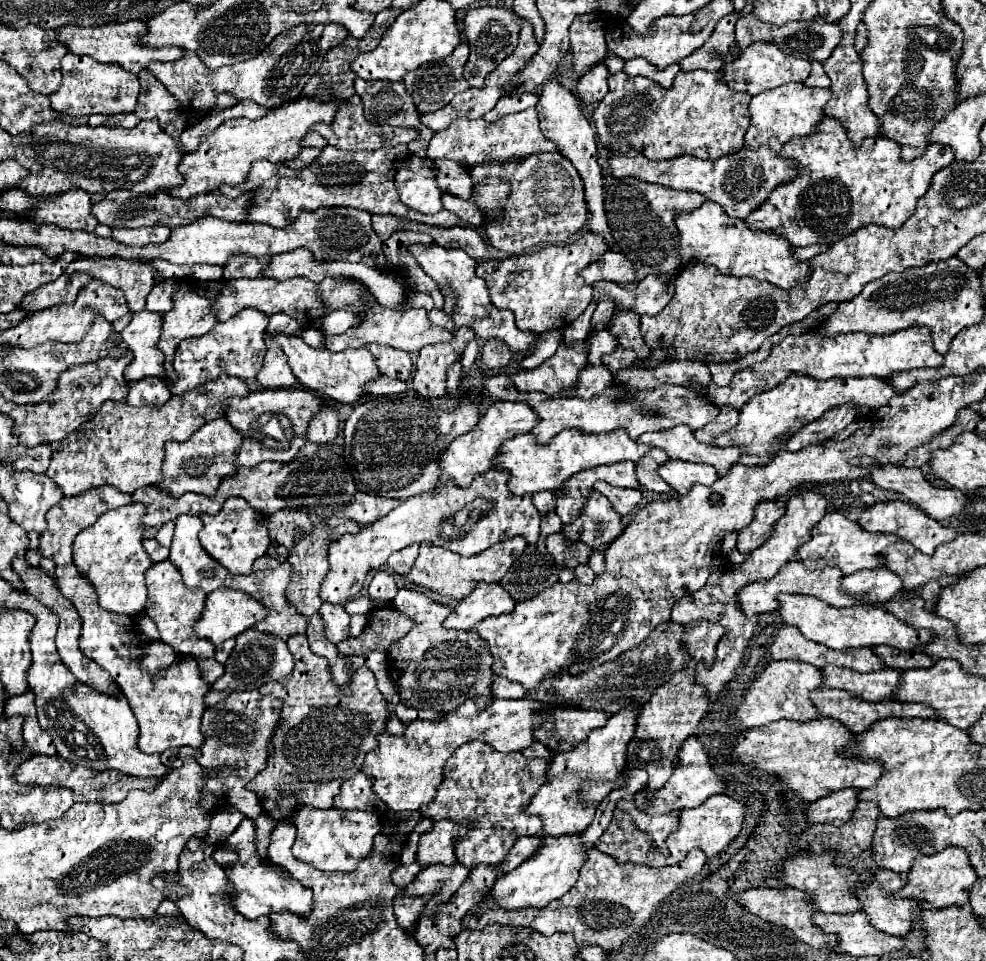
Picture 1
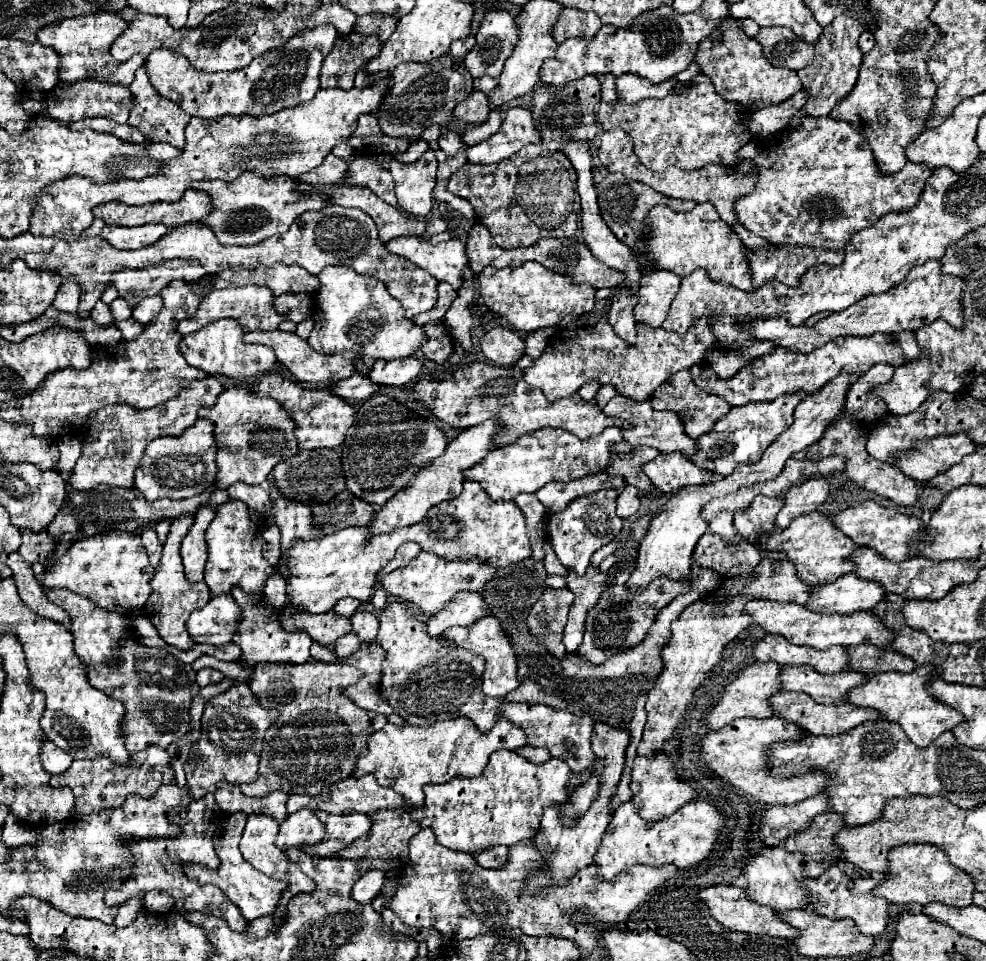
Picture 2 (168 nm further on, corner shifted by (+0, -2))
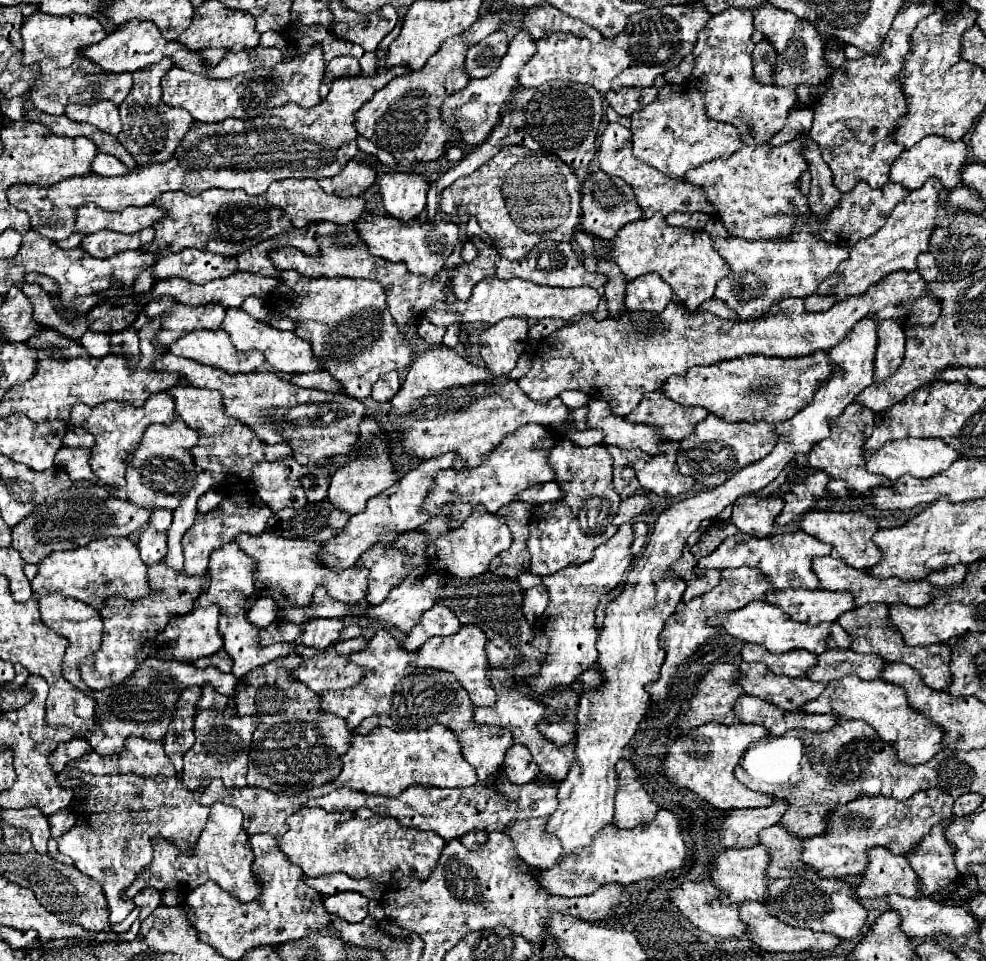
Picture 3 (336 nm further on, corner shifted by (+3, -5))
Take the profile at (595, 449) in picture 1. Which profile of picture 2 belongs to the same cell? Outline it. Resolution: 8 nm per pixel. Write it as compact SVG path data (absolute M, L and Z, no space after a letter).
M542 428L520 436L516 444L490 450L482 462L464 470L464 478L478 482L492 500L514 500L518 494L536 492L552 480L568 482L588 476L596 470L596 466L610 466L614 454L630 450L632 446L624 442L620 428L606 428L600 436L588 440L578 440L560 428Z

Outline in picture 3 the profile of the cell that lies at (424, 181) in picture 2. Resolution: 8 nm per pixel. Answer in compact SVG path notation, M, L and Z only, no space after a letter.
M387 171L381 175L381 197L389 215L411 221L425 209L431 181L415 171Z

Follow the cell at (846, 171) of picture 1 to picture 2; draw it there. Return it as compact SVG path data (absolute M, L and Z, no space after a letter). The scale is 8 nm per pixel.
M804 116L804 120L800 122L800 128L788 128L784 134L774 136L772 140L750 142L748 146L740 148L740 152L738 152L736 158L738 158L736 164L740 164L740 160L750 160L750 162L754 164L756 174L758 174L758 182L756 182L754 190L752 190L750 194L738 198L736 204L734 204L734 212L736 212L736 216L738 216L738 222L740 222L746 230L754 232L756 236L768 240L768 242L774 244L774 246L798 244L798 246L816 246L816 248L834 248L834 250L840 250L840 248L844 248L844 246L852 240L852 236L854 236L856 232L872 226L872 224L874 224L878 218L882 218L884 214L888 214L888 212L902 212L902 210L912 208L912 206L920 200L920 194L922 194L922 190L924 190L924 182L926 182L928 176L932 174L932 170L930 170L930 168L924 168L924 164L908 162L900 172L890 174L890 176L882 176L880 172L876 172L878 166L876 166L876 162L874 162L874 156L872 156L872 150L870 150L866 138L864 138L860 132L856 132L848 122L838 122L838 120L832 120L832 118L826 118L826 116L822 116L822 118Z

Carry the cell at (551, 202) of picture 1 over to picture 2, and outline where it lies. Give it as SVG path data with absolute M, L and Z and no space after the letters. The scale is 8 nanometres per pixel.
M532 144L532 148L522 148L516 156L502 160L500 164L464 164L458 168L448 180L448 192L468 200L474 210L478 222L482 222L494 242L504 250L526 248L536 244L540 238L570 238L578 230L578 214L580 214L580 196L576 190L576 172L570 160L560 150L550 150L544 144Z

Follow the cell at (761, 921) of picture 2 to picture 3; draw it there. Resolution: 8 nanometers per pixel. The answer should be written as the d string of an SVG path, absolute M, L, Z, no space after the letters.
M709 881L683 883L669 897L695 927L711 935L743 937L747 933L747 925L741 921L741 905L723 905Z

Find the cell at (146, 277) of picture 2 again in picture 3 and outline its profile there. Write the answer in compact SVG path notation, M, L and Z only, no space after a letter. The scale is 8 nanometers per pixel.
M183 249L179 253L167 253L153 265L155 281L181 277L191 283L209 283L237 271L235 257L223 257L215 253L203 253L197 249Z

